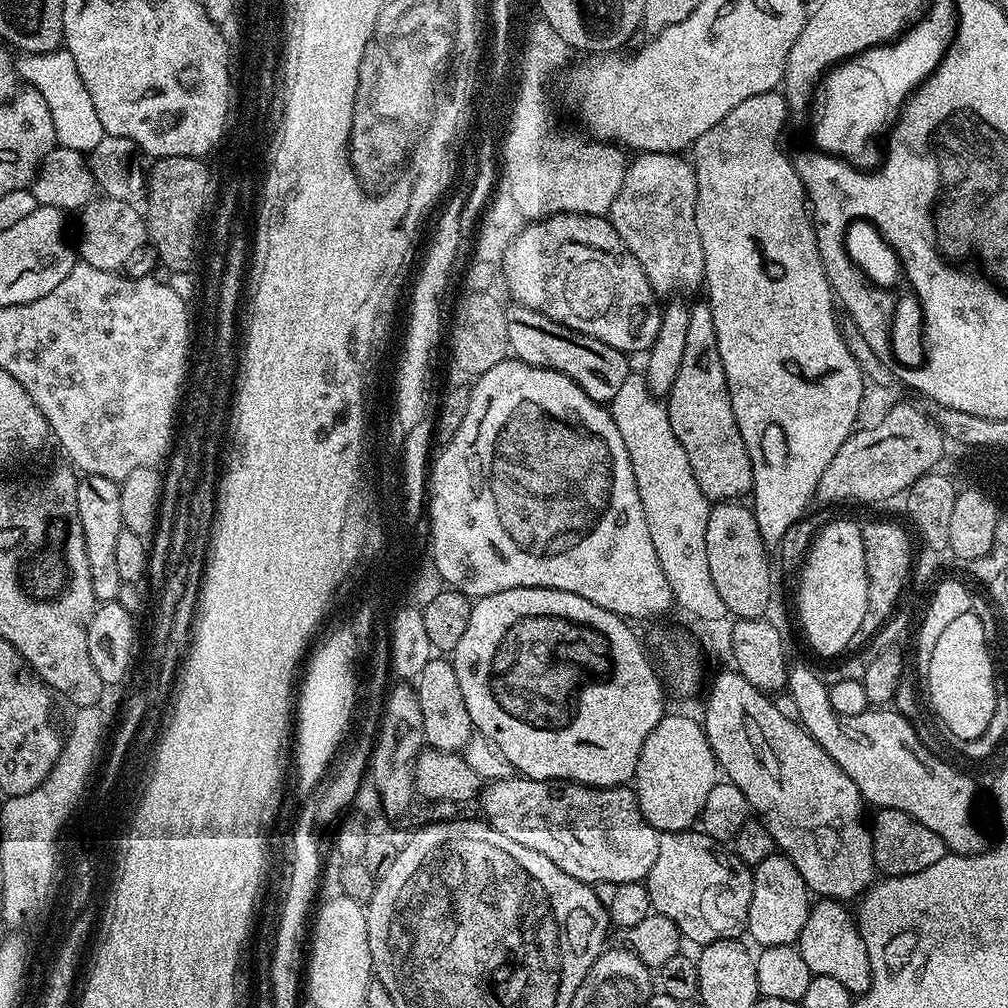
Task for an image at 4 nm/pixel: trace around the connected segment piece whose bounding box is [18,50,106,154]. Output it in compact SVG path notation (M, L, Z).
M67 50L21 55L18 76L25 85L35 88L38 94L42 94L42 98L46 98L50 106L50 118L54 118L56 143L59 147L85 154L94 150L94 146L101 142L106 133L98 118L98 110L94 110L94 102L86 90L86 82L82 82L82 74L78 74L78 66L74 66L74 58Z

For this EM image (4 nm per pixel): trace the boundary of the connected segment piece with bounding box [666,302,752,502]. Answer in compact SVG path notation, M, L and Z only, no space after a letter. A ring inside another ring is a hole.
M700 302L689 307L688 317L690 322L686 326L686 350L682 354L682 366L678 366L674 386L666 397L670 426L674 426L674 434L678 442L682 442L682 450L686 450L686 458L690 458L690 468L694 470L694 478L698 478L698 486L702 486L704 497L709 502L736 502L752 491L752 463L734 418L734 406L730 402L726 374L722 370L722 354L718 354L714 314L710 314L710 305Z

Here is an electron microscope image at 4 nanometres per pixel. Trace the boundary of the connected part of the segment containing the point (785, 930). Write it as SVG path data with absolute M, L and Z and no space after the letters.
M783 854L767 856L763 862L755 865L752 874L752 893L750 894L750 914L748 915L747 935L752 936L751 943L760 948L782 946L783 944L795 945L802 934L802 926L806 926L806 918L810 907L810 893L802 874L794 866L794 862Z

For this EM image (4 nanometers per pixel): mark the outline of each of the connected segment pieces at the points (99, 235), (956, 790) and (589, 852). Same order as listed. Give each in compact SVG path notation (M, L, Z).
M103 194L97 195L84 208L79 209L80 244L78 256L83 263L98 270L120 272L127 269L133 260L145 251L148 239L148 221L145 213L136 209L130 201L120 201Z
M800 664L789 667L787 695L794 698L794 706L798 706L796 720L806 729L812 737L846 770L846 774L858 786L869 805L876 804L877 809L893 808L902 810L917 819L918 822L932 830L945 843L949 853L958 856L973 856L976 852L983 852L986 847L984 836L972 817L972 803L976 800L976 788L972 785L971 775L959 772L948 761L938 758L923 744L910 722L895 710L869 710L862 714L843 716L830 706L828 697L828 684L818 675L815 676L806 665Z
M516 774L510 780L491 781L483 789L478 804L484 807L483 819L498 830L498 834L506 834L506 838L514 838L514 842L522 842L522 846L530 846L530 850L538 850L538 854L550 858L558 870L566 870L570 878L578 878L583 884L647 881L650 866L654 866L654 858L658 858L661 833L646 822L636 793L628 786L593 788L591 784L574 784L570 780L530 780Z

